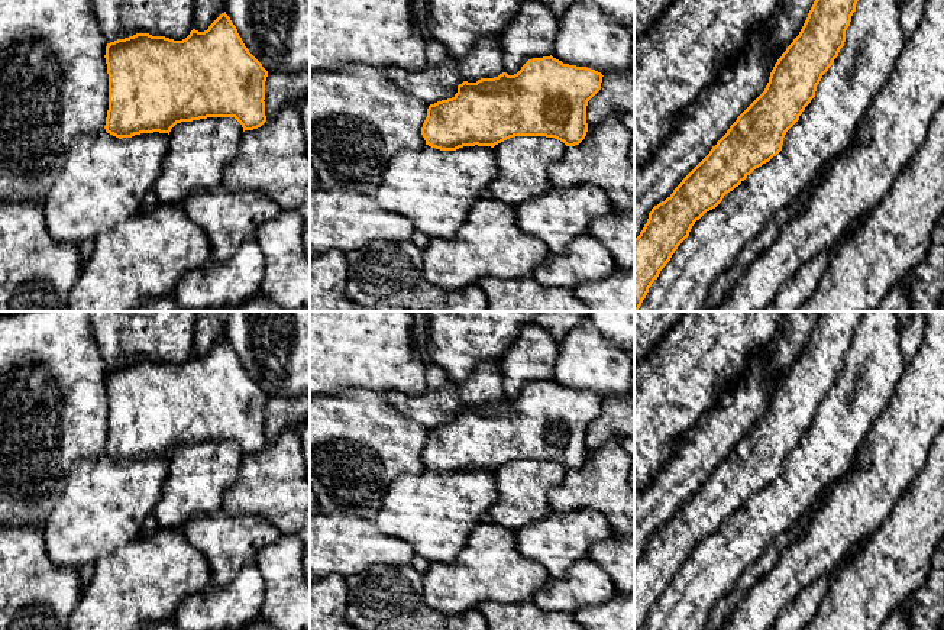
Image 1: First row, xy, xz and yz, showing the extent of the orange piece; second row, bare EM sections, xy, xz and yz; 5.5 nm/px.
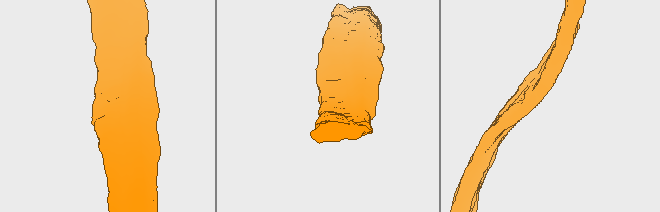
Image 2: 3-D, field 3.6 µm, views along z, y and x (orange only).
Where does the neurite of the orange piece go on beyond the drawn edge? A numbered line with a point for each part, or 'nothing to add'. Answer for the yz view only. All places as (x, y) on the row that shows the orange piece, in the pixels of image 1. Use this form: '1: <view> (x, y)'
nothing to add

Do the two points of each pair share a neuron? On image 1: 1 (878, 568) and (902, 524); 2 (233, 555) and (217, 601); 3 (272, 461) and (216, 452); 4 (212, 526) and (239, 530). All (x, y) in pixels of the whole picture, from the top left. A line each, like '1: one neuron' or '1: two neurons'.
1: one neuron
2: two neurons
3: two neurons
4: one neuron

